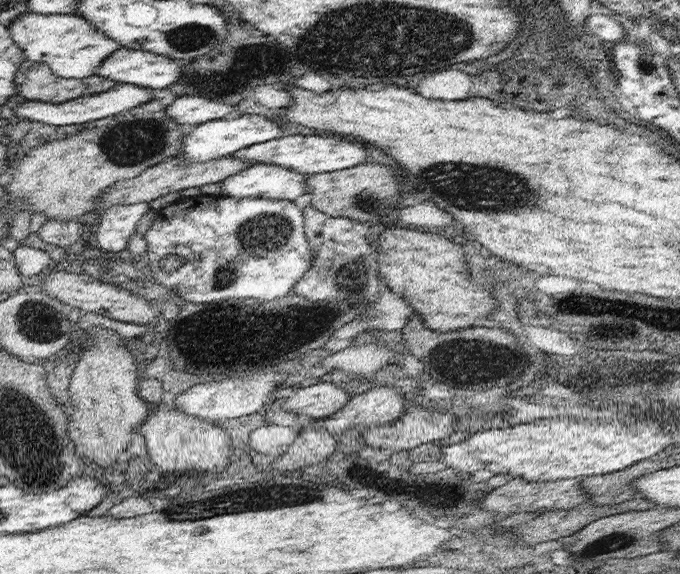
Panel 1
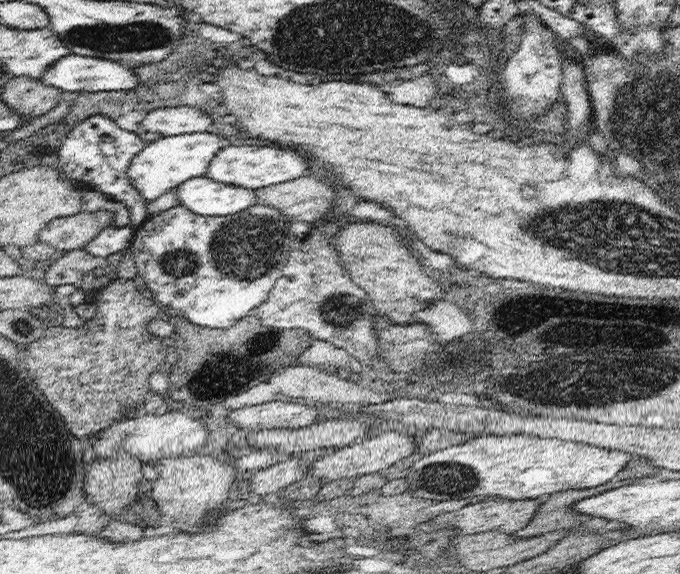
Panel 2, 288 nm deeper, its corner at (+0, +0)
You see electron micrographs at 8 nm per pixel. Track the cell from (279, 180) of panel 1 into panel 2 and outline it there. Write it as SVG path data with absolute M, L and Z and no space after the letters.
M209 176L189 178L177 188L179 204L199 216L231 216L257 204L255 188L217 182Z

